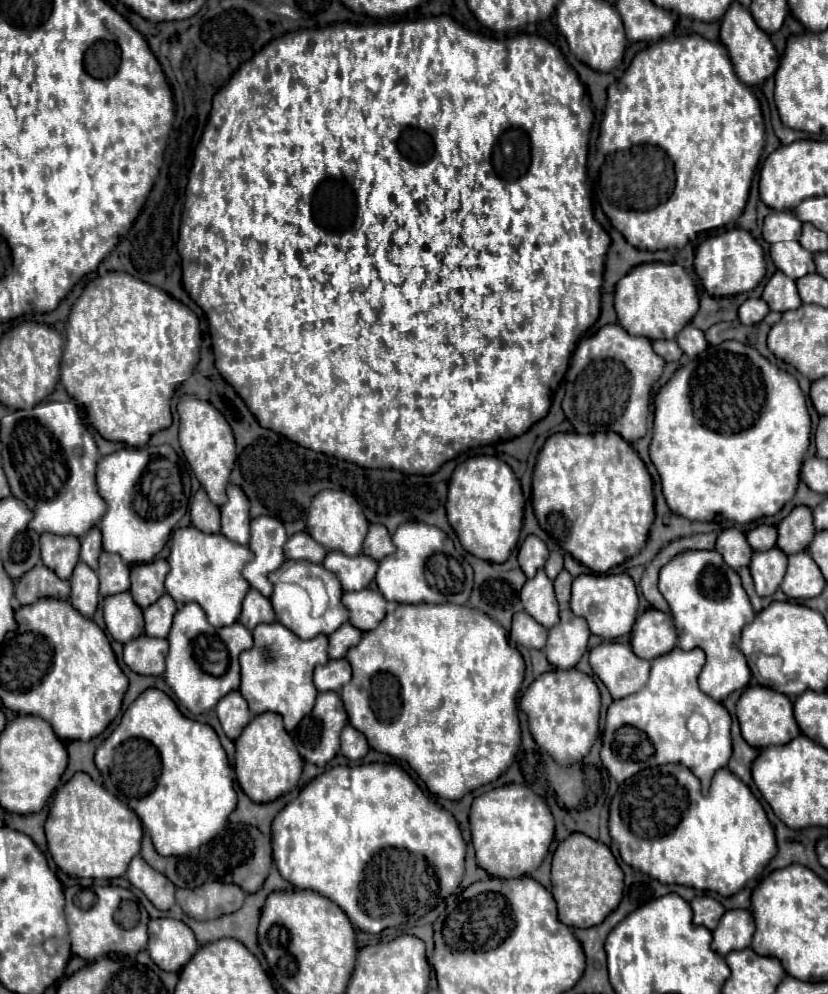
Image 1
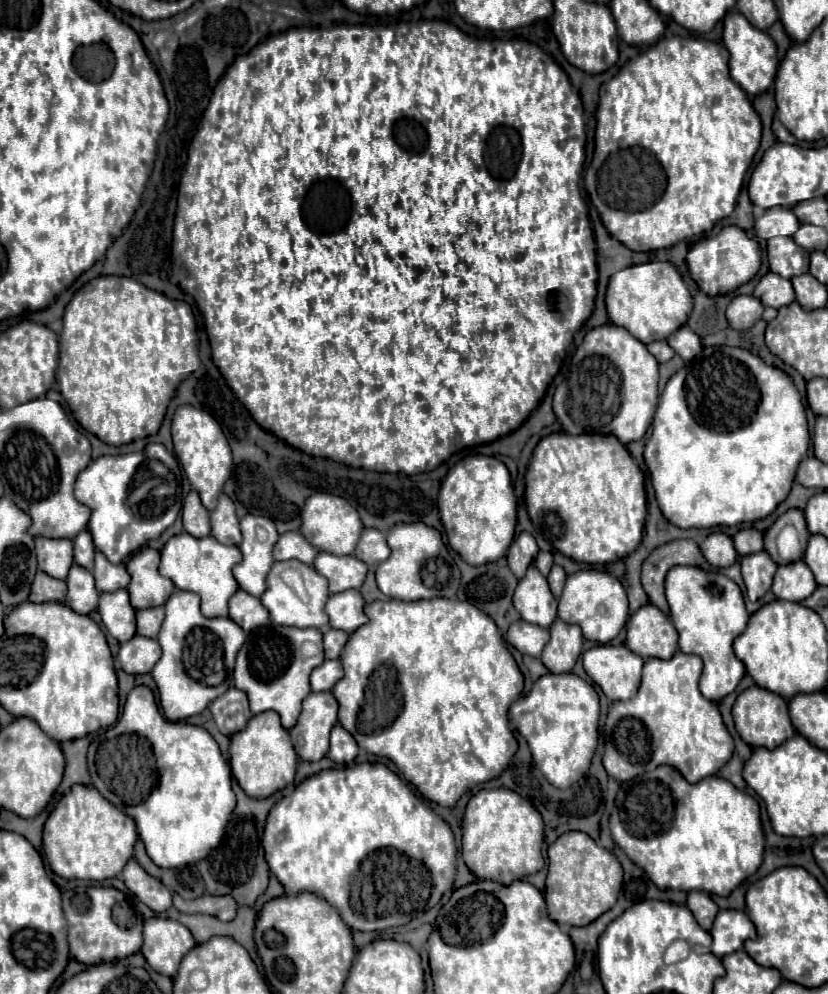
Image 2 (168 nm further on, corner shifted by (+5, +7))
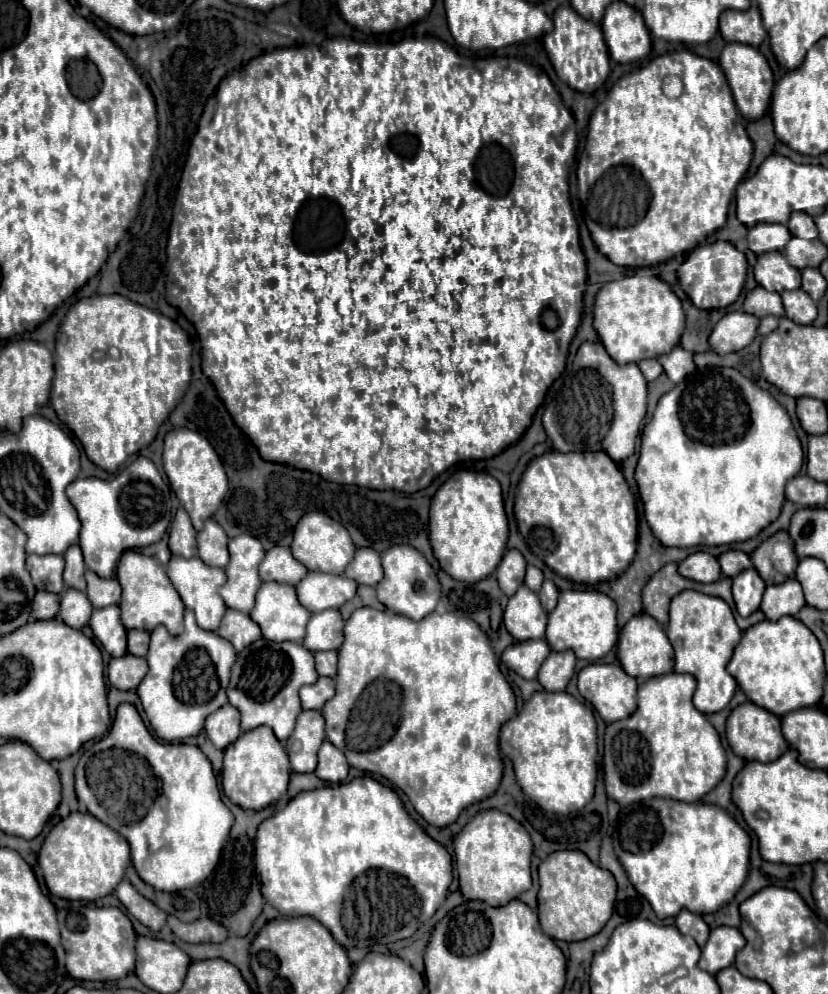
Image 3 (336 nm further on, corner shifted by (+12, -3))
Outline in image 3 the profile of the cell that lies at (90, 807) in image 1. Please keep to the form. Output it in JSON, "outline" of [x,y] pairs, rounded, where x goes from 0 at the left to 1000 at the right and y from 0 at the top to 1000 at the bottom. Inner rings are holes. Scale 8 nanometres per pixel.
{"outline":[[[85,818],[75,824],[51,848],[46,870],[63,900],[82,906],[118,906],[133,900],[150,884],[157,868],[157,850],[138,834],[109,818]]]}

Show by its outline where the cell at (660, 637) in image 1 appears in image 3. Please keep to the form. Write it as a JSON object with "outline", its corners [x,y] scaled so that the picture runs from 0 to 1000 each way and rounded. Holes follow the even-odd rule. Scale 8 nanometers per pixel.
{"outline":[[[773,617],[768,621],[763,621],[751,633],[749,633],[749,643],[746,643],[746,665],[749,671],[768,683],[785,683],[792,679],[802,679],[809,677],[814,673],[814,653],[800,633],[800,629],[780,619]]]}

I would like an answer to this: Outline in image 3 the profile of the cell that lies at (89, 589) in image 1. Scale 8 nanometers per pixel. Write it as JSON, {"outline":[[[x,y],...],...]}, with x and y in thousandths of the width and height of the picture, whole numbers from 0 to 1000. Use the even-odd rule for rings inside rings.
{"outline":[[[80,593],[75,599],[75,607],[72,607],[72,617],[70,621],[89,631],[89,633],[99,633],[101,629],[106,629],[109,619],[111,619],[111,609],[106,605],[106,601],[92,593]]]}

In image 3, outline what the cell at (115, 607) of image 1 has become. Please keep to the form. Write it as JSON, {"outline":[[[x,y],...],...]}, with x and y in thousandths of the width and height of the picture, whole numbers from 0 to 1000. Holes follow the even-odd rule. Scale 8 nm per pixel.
{"outline":[[[133,609],[126,613],[114,613],[109,631],[116,643],[135,661],[147,661],[152,657],[152,633],[145,627],[143,609]]]}

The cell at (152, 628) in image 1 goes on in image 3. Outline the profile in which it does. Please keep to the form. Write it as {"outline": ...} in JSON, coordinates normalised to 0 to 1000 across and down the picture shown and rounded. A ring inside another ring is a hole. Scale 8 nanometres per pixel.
{"outline":[[[169,633],[155,635],[155,657],[164,661],[176,661],[179,645],[181,645],[181,639],[176,635],[169,635]]]}

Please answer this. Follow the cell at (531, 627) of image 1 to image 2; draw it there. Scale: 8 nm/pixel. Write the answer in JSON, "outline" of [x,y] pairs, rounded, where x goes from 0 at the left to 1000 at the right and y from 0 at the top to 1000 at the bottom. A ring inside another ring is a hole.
{"outline":[[[632,623],[617,627],[615,637],[612,637],[612,645],[620,651],[624,651],[629,657],[636,657],[636,659],[644,659],[644,661],[653,659],[661,643],[663,643],[663,635],[658,631],[636,627]]]}

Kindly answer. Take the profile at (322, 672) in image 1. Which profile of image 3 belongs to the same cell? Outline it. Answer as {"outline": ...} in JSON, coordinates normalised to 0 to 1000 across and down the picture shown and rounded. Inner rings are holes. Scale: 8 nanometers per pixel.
{"outline":[[[384,681],[382,687],[367,689],[362,693],[362,705],[365,713],[382,713],[386,715],[396,703],[403,699],[403,683],[399,681]]]}

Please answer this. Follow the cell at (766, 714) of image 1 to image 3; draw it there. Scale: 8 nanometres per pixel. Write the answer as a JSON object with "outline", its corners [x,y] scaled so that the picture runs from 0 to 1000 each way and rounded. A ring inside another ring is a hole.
{"outline":[[[906,705],[891,709],[882,717],[882,721],[877,725],[877,743],[879,743],[879,749],[884,752],[884,756],[901,766],[930,768],[935,764],[940,764],[947,756],[952,756],[952,747],[947,745],[947,739],[942,735],[942,721],[928,717],[925,713],[918,713],[915,709],[906,707]]]}

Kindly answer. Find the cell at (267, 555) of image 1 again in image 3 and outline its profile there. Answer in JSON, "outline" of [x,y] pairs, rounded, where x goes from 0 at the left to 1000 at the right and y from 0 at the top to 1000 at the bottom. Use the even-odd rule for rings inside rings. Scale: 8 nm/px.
{"outline":[[[287,538],[275,546],[278,566],[273,570],[273,587],[266,591],[266,603],[275,613],[302,617],[309,595],[314,591],[312,568],[319,562],[316,546],[304,538]]]}

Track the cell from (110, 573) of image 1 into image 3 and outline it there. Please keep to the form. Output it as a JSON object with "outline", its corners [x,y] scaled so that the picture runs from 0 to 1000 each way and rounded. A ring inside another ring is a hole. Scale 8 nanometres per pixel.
{"outline":[[[104,574],[104,585],[106,585],[104,599],[114,611],[123,613],[123,611],[145,607],[145,587],[140,585],[140,580],[123,582],[116,576]]]}

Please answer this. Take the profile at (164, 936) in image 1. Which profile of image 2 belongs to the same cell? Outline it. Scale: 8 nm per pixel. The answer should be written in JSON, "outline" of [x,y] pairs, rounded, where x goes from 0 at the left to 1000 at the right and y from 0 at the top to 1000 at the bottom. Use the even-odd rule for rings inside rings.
{"outline":[[[182,923],[175,927],[170,959],[190,979],[209,983],[219,965],[233,953],[236,945],[231,937],[216,927],[197,923]]]}

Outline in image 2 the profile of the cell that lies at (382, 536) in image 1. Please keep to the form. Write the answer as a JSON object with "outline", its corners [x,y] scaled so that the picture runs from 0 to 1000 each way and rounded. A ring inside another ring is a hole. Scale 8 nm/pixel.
{"outline":[[[438,532],[438,538],[431,546],[431,552],[429,552],[429,560],[441,564],[443,568],[455,568],[458,564],[467,562],[472,556],[472,552],[467,550],[467,544],[465,544],[465,538],[458,534],[458,532]]]}

